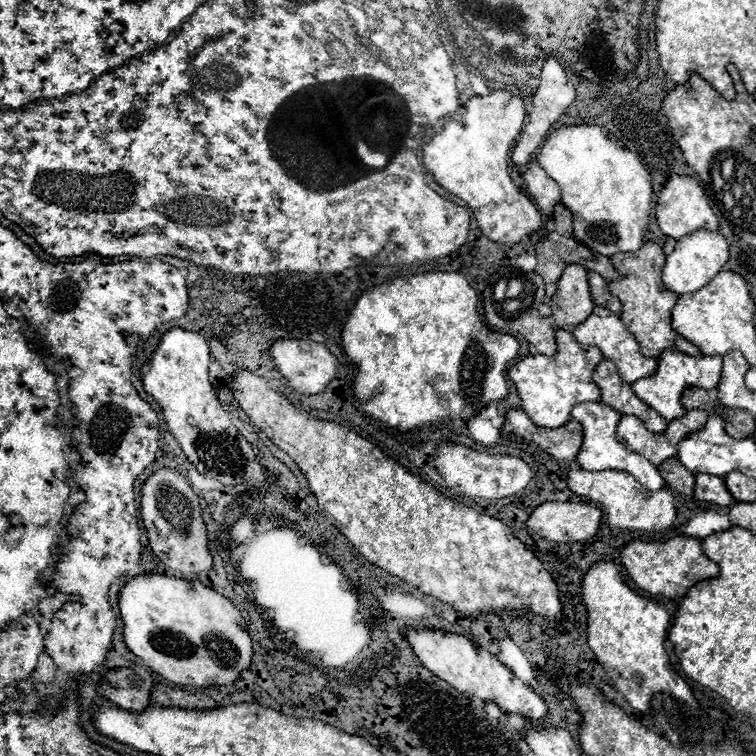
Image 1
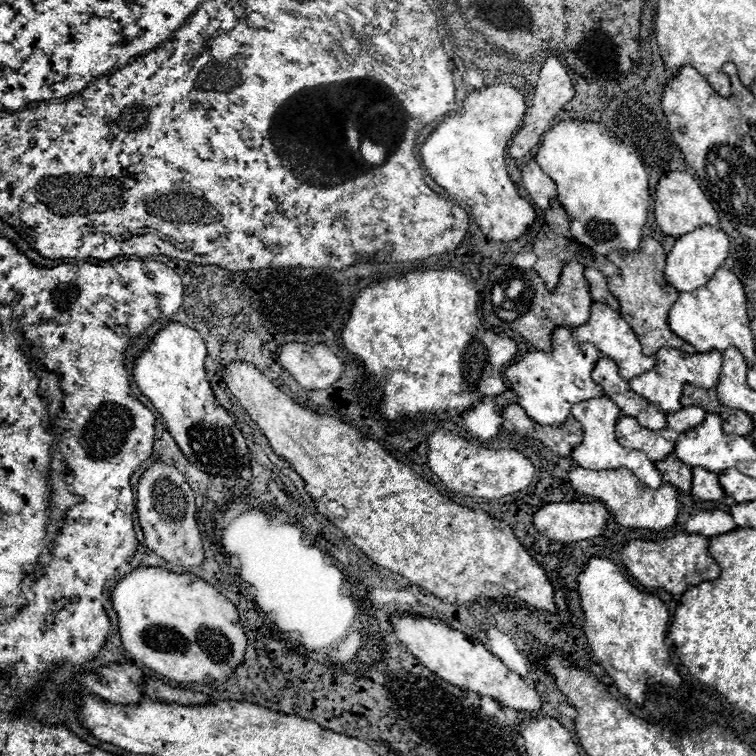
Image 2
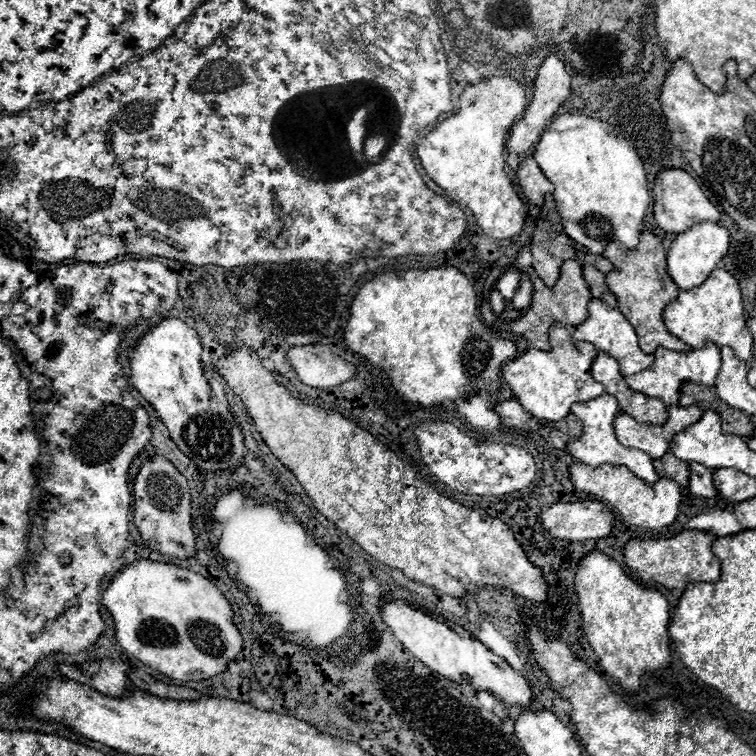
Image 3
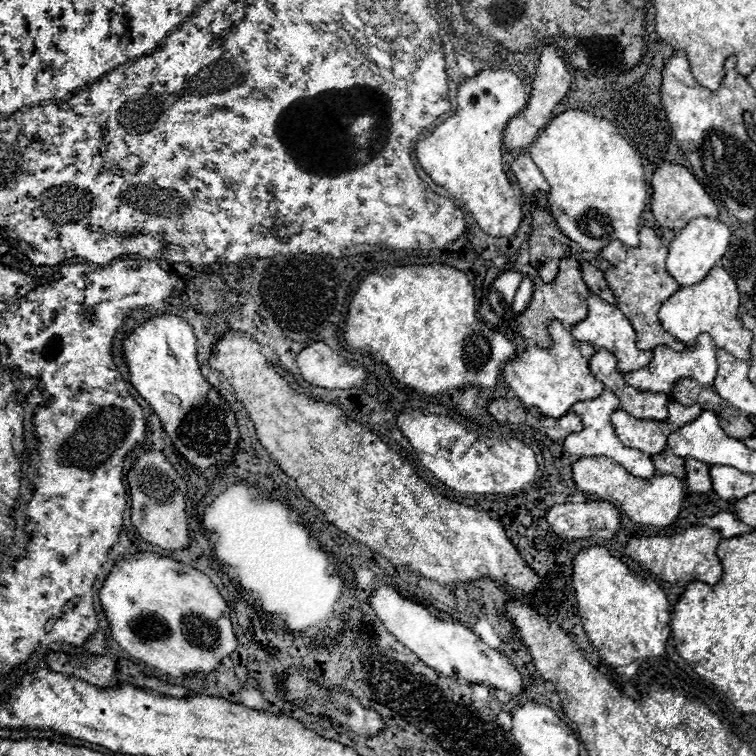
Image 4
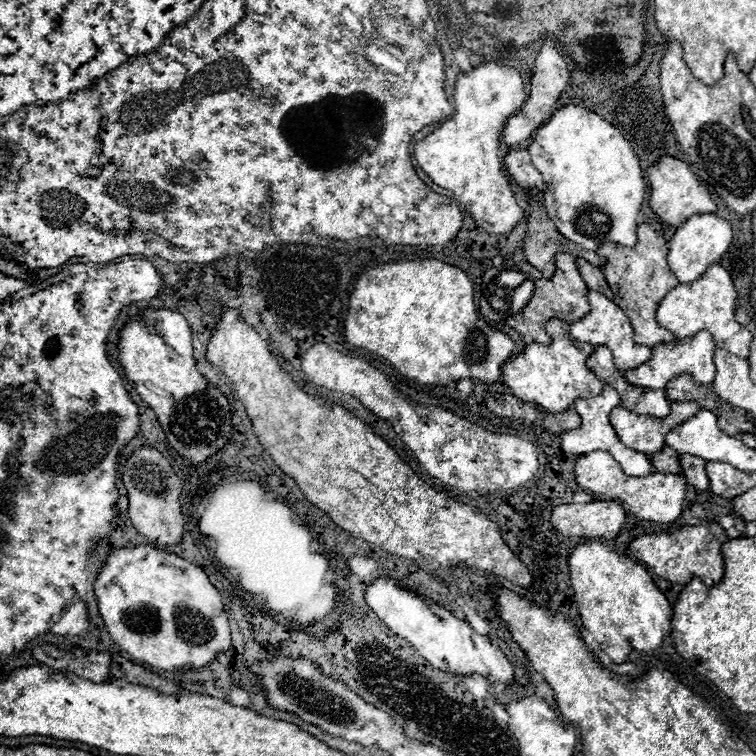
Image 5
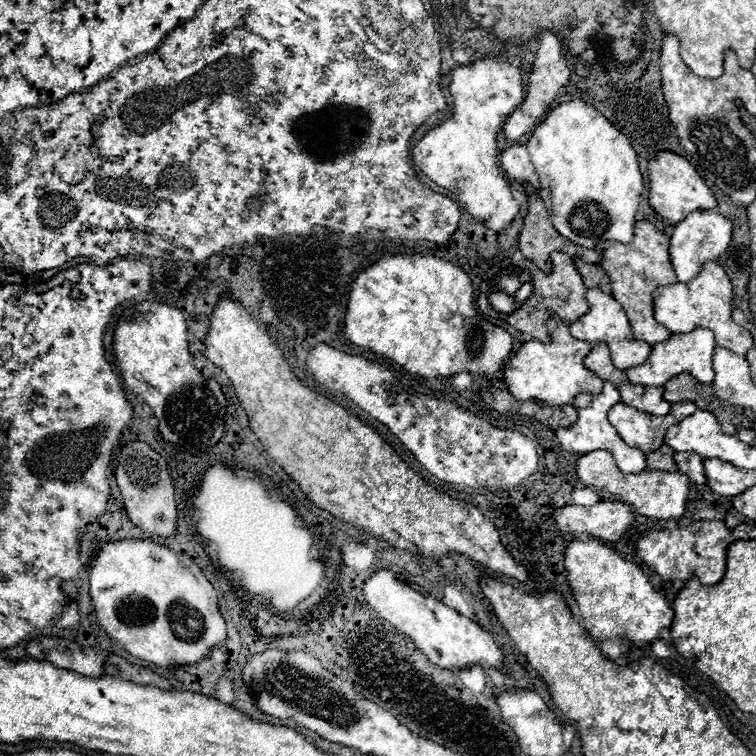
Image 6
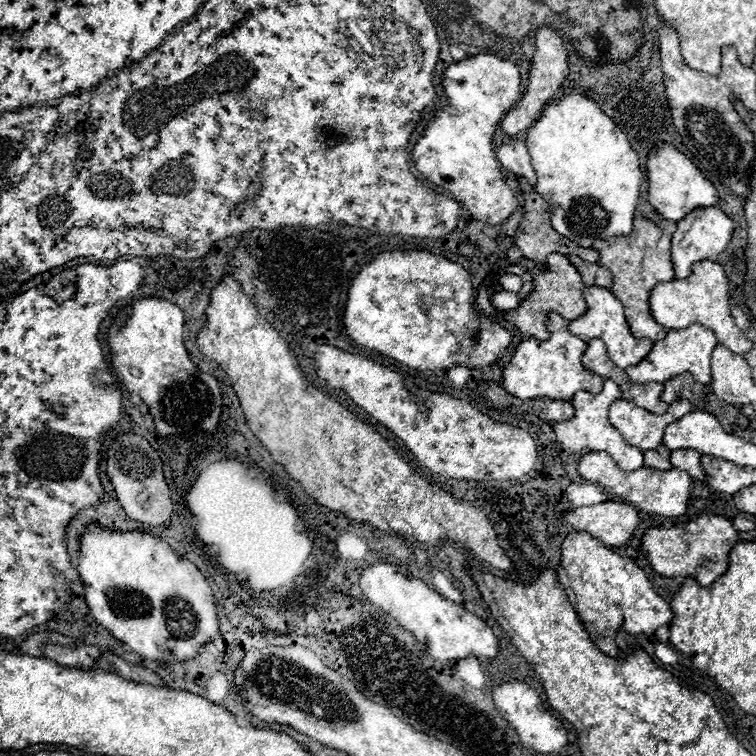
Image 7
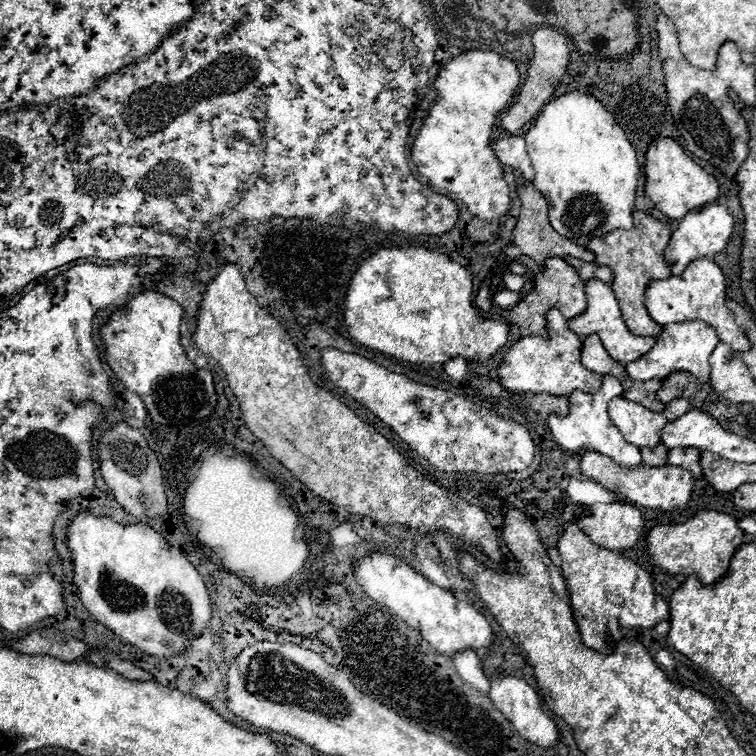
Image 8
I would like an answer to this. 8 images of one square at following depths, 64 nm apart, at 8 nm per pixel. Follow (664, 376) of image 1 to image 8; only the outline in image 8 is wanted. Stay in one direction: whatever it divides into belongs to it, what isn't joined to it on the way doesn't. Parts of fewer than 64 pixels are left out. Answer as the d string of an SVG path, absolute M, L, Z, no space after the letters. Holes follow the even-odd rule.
M690 320L680 324L668 324L662 328L662 334L656 340L658 342L656 342L656 348L652 348L652 352L646 352L646 356L640 356L638 360L626 364L626 372L628 376L632 376L632 380L640 380L640 382L646 382L652 378L664 380L664 376L668 376L674 370L686 370L692 376L696 376L700 382L710 380L708 358L716 348L716 344L720 342L720 338L714 332L714 328L710 328L706 322Z

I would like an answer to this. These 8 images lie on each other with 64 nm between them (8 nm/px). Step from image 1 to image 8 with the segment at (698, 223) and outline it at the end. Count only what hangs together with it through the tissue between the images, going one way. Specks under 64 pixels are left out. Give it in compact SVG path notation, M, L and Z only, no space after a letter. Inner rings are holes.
M656 138L646 154L644 154L644 190L646 196L656 204L658 210L662 210L670 218L682 218L686 212L700 208L704 204L716 202L718 198L718 182L714 176L710 176L702 166L698 166L684 148L672 140L672 138Z

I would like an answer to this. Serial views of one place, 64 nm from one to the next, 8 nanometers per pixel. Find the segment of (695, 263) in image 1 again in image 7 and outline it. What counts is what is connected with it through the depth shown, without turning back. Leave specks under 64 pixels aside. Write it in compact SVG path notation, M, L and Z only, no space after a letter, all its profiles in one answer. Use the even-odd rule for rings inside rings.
M716 206L712 208L696 208L686 214L684 220L678 222L678 228L672 236L672 266L674 266L674 276L676 278L686 278L690 274L690 268L694 262L700 260L716 260L710 256L718 256L724 252L724 248L730 242L730 236L734 232L734 222Z

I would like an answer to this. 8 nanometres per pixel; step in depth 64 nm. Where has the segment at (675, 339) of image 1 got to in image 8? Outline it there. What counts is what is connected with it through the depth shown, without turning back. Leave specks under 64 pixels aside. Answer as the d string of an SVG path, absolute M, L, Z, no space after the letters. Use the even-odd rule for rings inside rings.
M636 210L632 216L634 216L634 228L632 230L608 232L602 238L594 238L588 244L588 248L594 252L596 262L610 266L610 270L614 274L612 290L618 298L620 312L622 312L622 318L624 318L628 330L636 336L656 336L658 338L658 334L662 332L662 326L650 318L642 300L644 300L644 290L646 290L650 280L670 276L670 270L664 264L664 248L668 246L672 232L662 220L652 218L650 214L646 214L642 210Z

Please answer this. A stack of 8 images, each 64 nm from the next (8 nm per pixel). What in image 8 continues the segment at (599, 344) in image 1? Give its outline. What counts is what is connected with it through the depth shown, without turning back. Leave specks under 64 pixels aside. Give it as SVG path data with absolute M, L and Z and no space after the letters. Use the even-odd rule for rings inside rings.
M588 280L588 282L584 284L584 288L586 288L588 308L586 308L584 314L568 320L572 332L576 332L580 338L582 338L582 336L588 336L588 334L598 334L600 340L604 342L608 354L610 354L614 360L618 360L620 364L624 364L624 366L626 366L628 362L640 358L640 356L646 354L648 350L652 350L652 346L656 344L656 338L652 338L652 336L634 336L634 334L626 328L626 324L624 324L624 320L622 320L622 314L620 314L618 300L616 300L610 284L606 284L606 282L602 282L602 280Z

